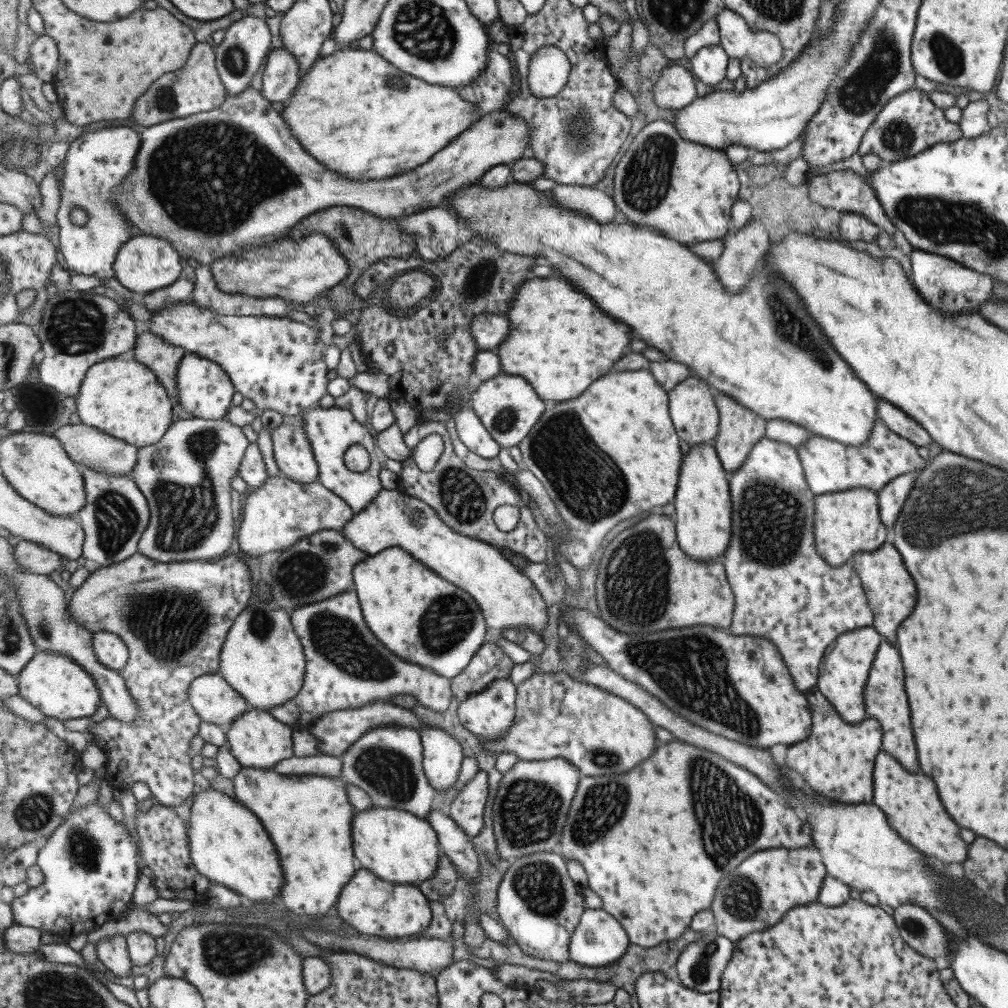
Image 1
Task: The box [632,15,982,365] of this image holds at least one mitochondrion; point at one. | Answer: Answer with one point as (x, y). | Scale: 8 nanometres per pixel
(859, 92)

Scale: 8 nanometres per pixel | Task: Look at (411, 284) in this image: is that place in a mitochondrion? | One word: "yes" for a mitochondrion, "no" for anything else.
yes

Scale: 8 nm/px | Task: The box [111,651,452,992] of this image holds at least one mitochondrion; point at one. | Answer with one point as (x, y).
(228, 953)

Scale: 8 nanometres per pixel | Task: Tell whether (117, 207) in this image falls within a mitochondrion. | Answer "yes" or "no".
no

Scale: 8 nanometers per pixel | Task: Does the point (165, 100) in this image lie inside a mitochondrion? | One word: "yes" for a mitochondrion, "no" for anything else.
yes

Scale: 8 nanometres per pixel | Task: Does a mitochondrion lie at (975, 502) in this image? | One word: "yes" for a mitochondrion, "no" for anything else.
yes

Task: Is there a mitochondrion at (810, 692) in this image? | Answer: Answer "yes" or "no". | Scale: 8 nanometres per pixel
no

